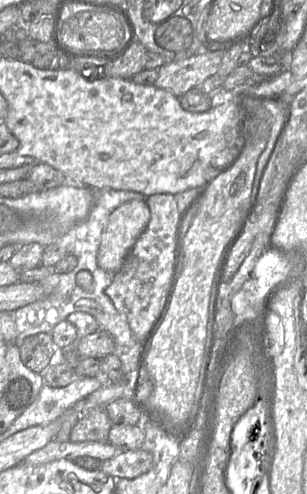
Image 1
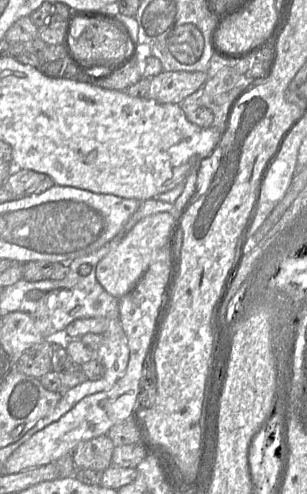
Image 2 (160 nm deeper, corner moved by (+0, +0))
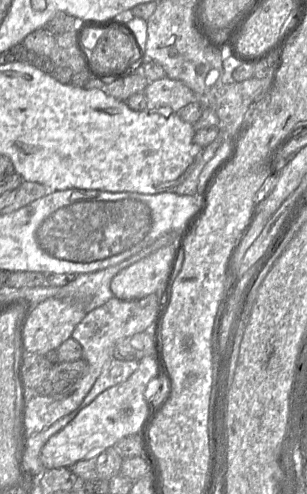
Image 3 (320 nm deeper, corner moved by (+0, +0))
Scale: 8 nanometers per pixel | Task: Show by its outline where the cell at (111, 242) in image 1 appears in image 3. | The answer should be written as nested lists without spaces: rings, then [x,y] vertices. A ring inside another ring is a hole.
[[[169,244],[119,271],[110,282],[114,297],[120,300],[137,300],[159,293],[171,255],[172,244]]]

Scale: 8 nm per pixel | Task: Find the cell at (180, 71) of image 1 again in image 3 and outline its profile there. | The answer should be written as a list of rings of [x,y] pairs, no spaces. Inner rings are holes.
[[[167,77],[149,82],[144,94],[147,110],[169,108],[173,112],[177,112],[195,101],[195,96],[190,88],[178,80]]]

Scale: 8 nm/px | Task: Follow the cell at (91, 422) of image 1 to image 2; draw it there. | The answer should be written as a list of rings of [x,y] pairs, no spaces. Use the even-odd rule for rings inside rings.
[[[107,434],[81,442],[73,451],[76,468],[105,471],[112,464],[114,448]]]

